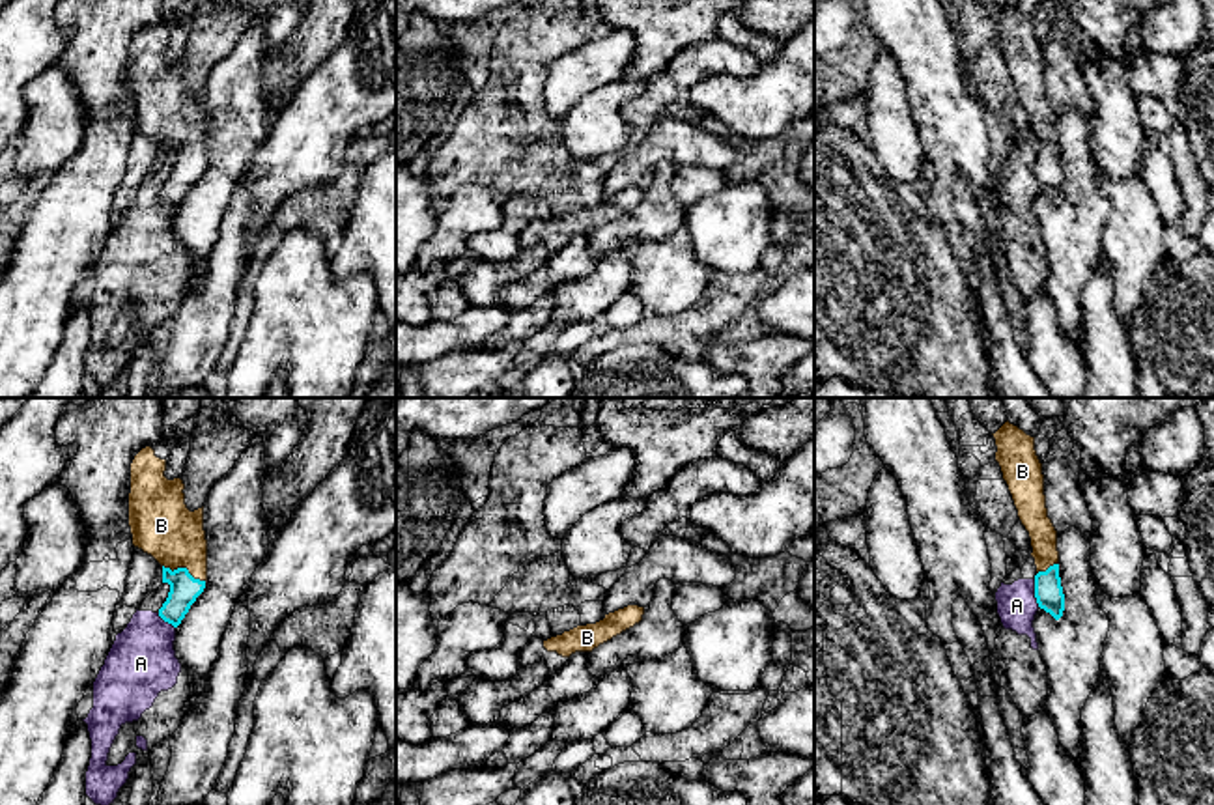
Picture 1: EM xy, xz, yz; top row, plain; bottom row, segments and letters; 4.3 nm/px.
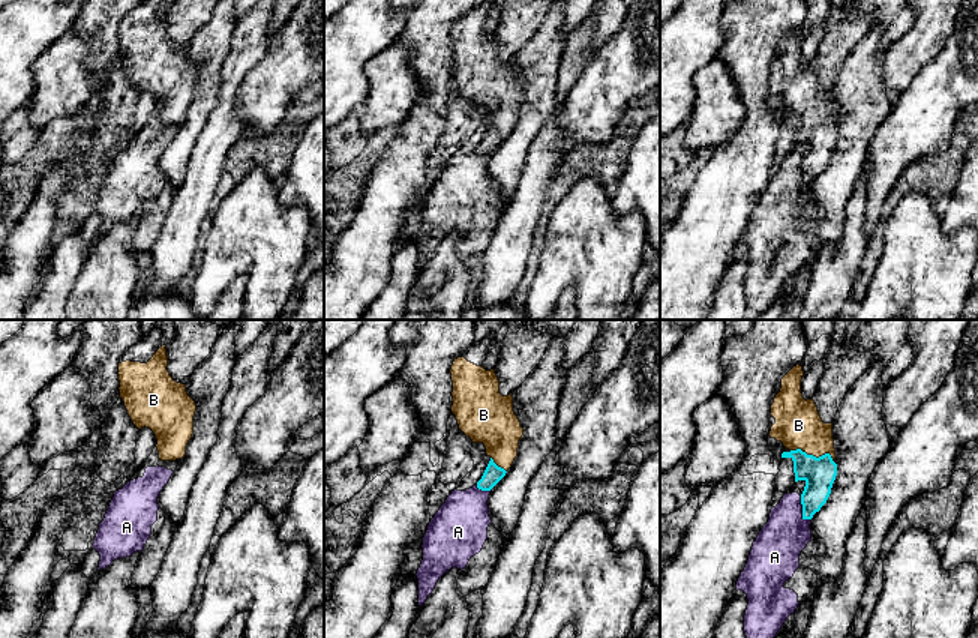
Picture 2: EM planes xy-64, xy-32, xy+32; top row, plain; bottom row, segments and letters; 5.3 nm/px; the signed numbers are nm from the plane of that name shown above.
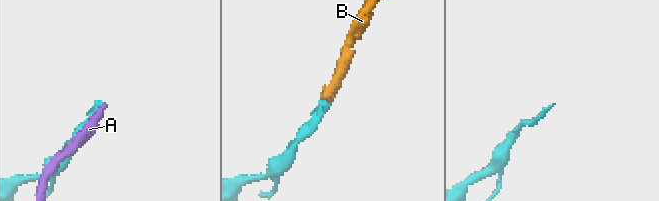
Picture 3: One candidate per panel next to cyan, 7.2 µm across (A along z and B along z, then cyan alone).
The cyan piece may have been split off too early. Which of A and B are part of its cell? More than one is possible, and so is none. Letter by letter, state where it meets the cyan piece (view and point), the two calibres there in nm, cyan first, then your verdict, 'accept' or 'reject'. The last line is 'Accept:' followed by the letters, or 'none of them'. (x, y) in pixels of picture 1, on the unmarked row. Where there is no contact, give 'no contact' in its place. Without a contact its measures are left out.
A: contact yz (1035, 174); calibres 120 and 180 nm; reject
B: contact xy (183, 150); calibres 130 and 260 nm; accept
Accept: B

